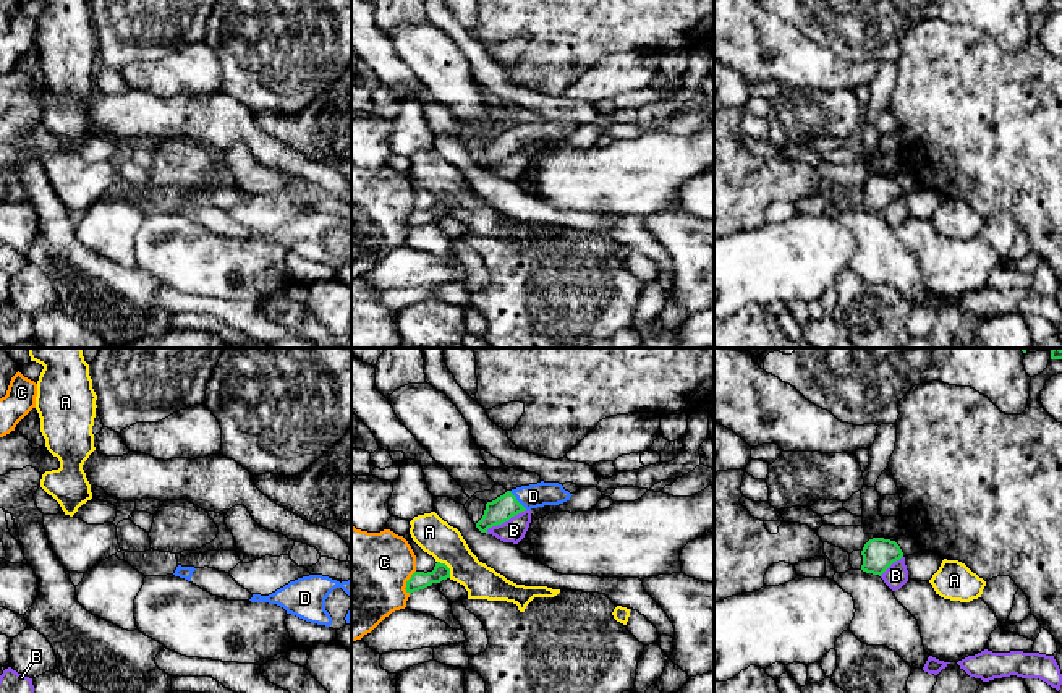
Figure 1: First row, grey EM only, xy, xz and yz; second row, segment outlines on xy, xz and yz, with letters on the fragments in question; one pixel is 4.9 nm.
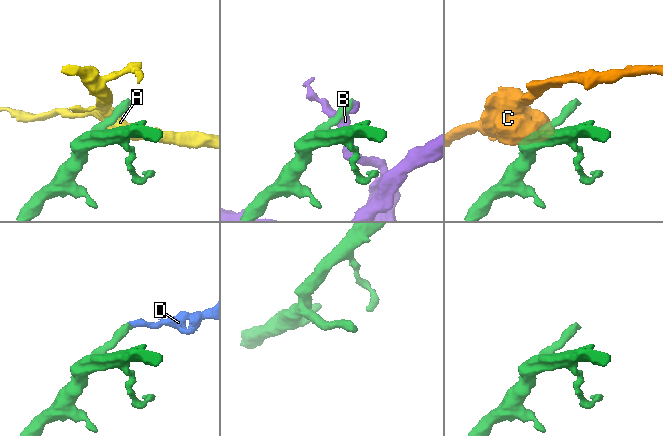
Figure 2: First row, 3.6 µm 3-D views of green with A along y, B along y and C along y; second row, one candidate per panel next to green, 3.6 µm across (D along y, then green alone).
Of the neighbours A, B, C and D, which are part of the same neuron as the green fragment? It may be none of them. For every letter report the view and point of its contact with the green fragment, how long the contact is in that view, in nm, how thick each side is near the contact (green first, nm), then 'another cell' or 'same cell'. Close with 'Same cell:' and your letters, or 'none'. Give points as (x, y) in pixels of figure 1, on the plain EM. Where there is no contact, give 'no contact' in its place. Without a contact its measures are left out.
A: contact xz (447, 204); length 110 nm; calibres 90 and 180 nm; another cell
B: contact xz (504, 159); length 240 nm; calibres 120 and 120 nm; another cell
C: contact xz (407, 219); length 130 nm; calibres 90 and 480 nm; another cell
D: contact xz (517, 138); length 130 nm; calibres 120 and 120 nm; same cell
Same cell: D

